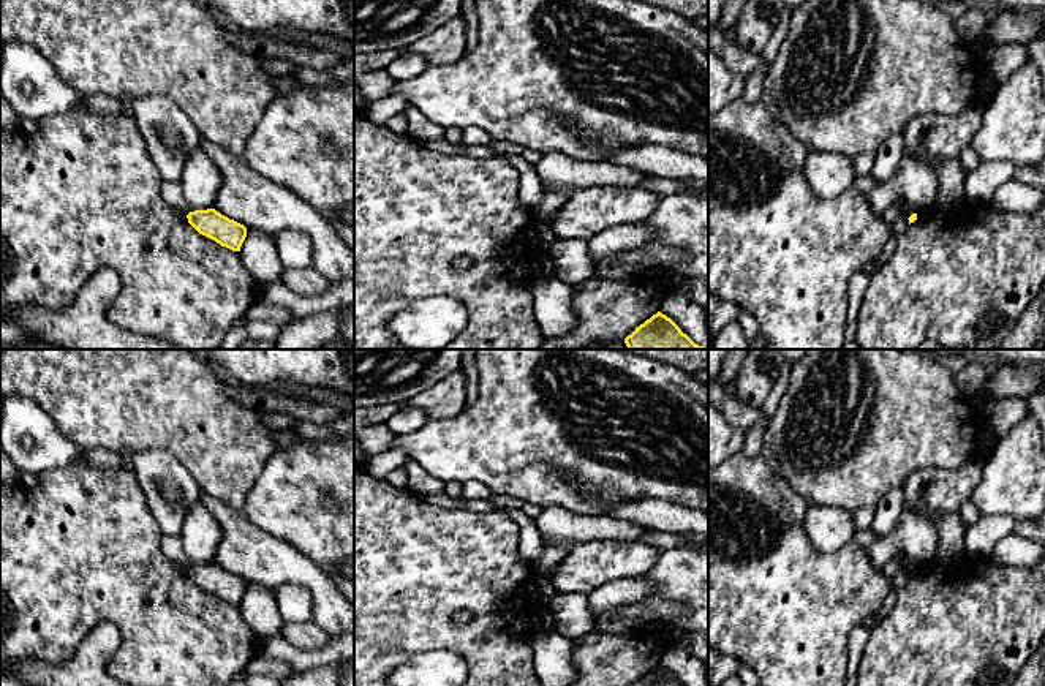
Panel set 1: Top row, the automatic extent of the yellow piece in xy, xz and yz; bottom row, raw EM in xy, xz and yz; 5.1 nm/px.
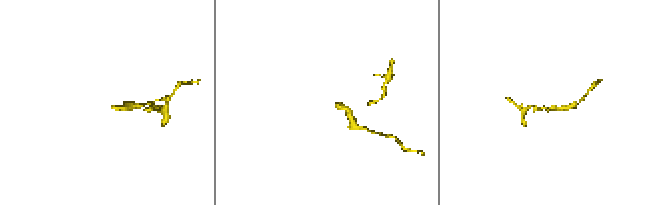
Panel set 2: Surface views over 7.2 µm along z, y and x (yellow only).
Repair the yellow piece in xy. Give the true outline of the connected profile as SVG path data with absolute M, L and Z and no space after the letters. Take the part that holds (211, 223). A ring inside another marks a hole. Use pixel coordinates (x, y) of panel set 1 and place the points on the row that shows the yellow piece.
M215 209L194 210L187 215L188 223L202 236L215 240L221 247L240 251L247 237L247 228Z

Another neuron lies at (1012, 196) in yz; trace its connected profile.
M1012 179L1002 183L991 198L991 204L1004 212L1031 213L1045 201L1045 193Z

